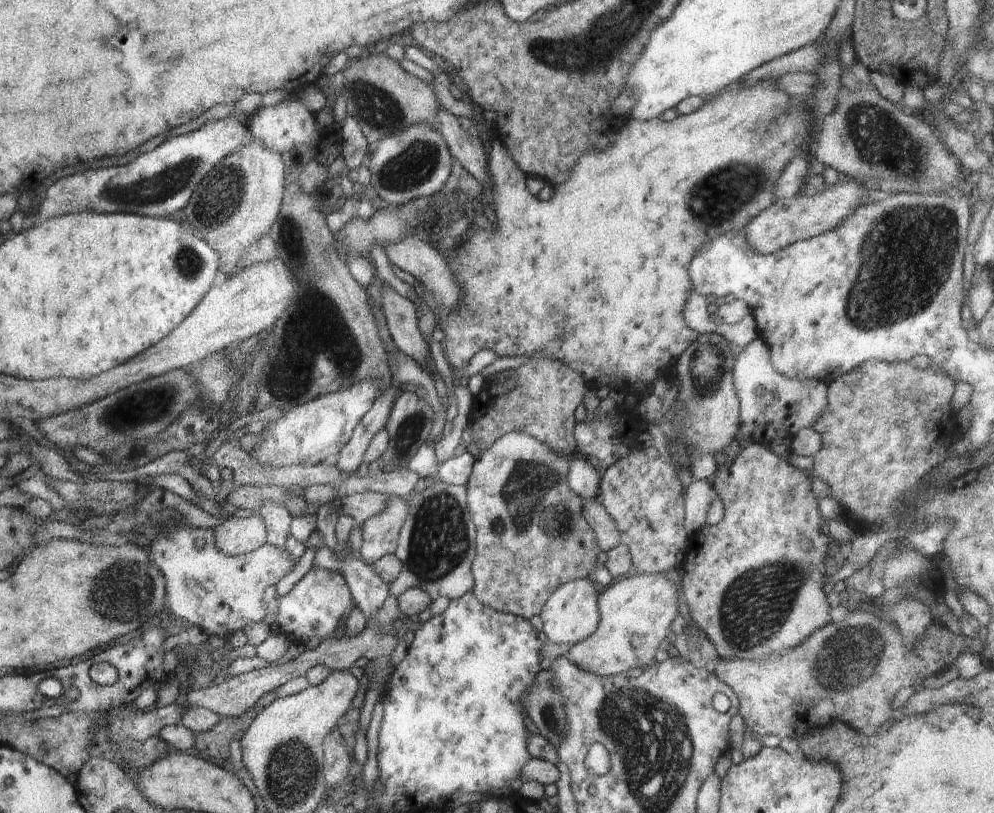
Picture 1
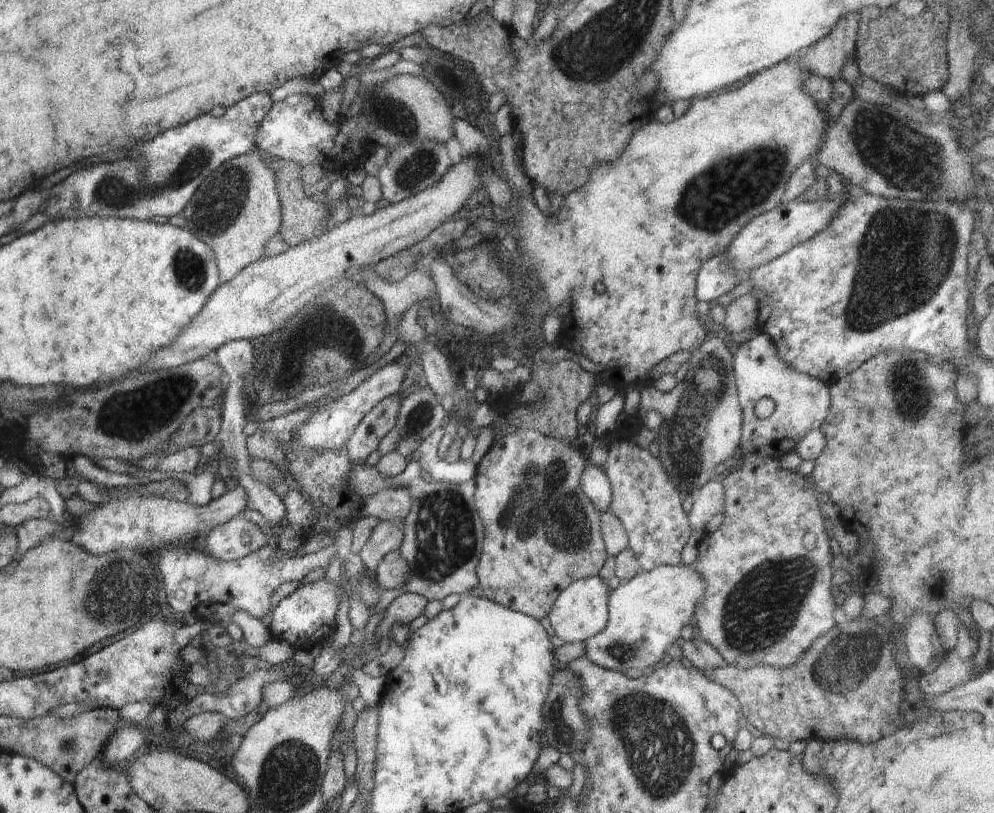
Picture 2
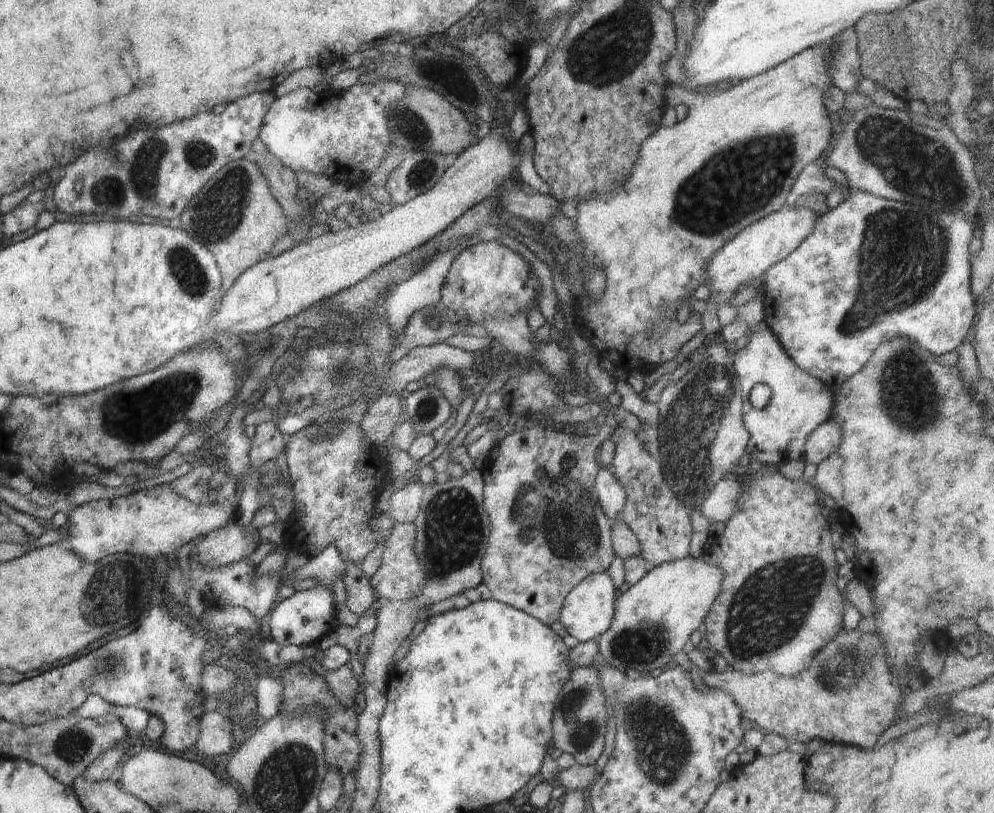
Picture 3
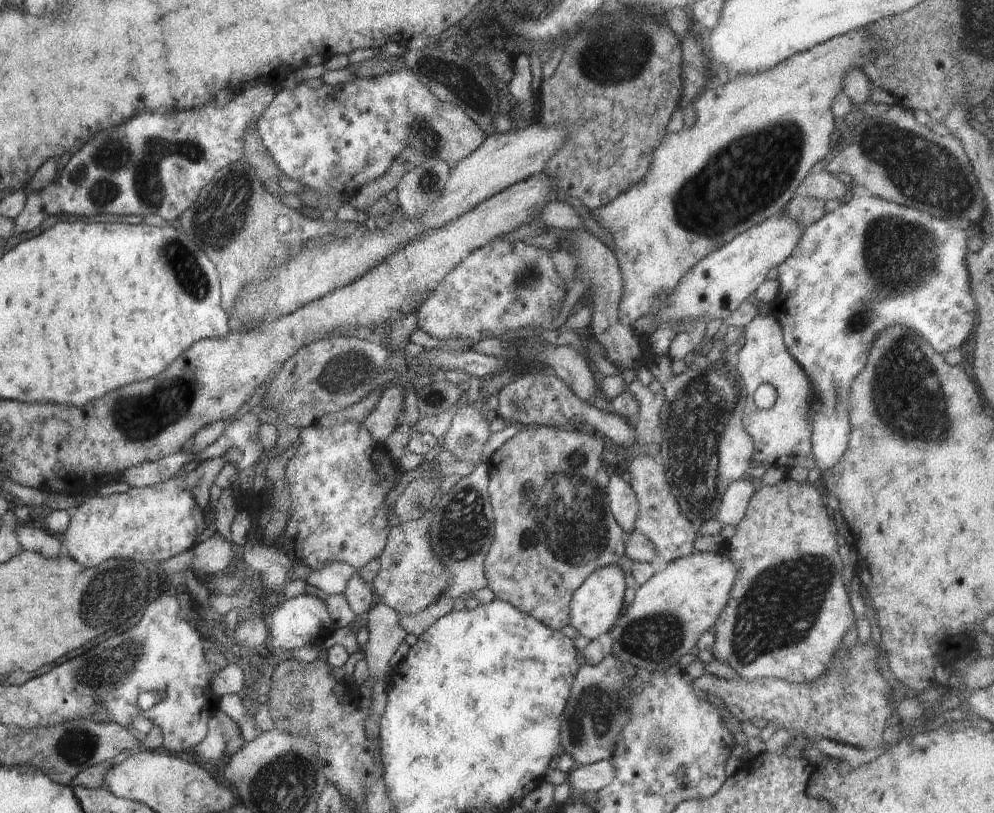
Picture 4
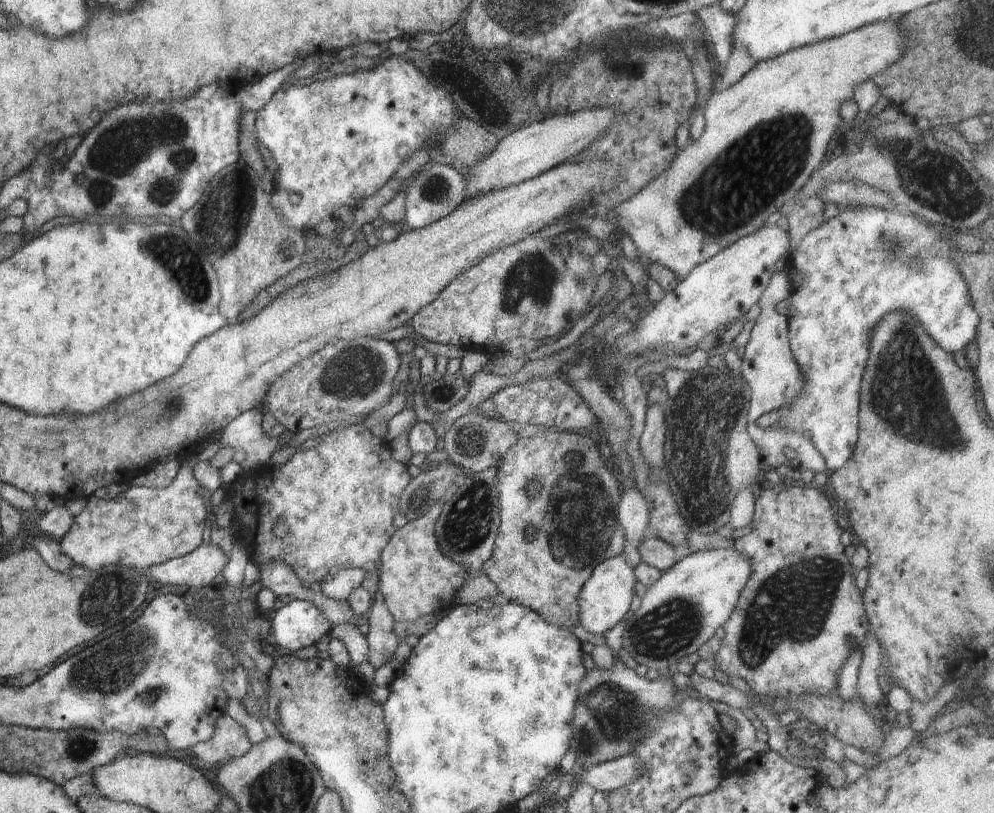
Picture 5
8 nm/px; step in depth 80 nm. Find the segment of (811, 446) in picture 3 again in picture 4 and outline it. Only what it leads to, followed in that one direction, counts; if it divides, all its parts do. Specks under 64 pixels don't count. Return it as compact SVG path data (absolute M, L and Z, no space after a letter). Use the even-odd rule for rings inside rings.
M872 195L852 197L852 200L841 205L834 212L826 213L820 220L814 222L803 230L801 240L792 251L792 254L782 264L779 264L773 272L773 276L779 282L779 294L773 300L769 308L769 312L779 320L781 329L783 330L783 339L790 353L790 356L806 370L806 374L810 376L810 380L814 382L814 388L818 392L818 402L814 404L814 412L811 412L811 445L815 456L815 463L821 471L825 471L834 466L840 456L846 452L848 440L850 440L850 420L848 420L848 412L850 412L850 386L852 380L856 378L858 372L862 372L862 368L866 366L866 358L868 358L868 350L876 338L878 332L882 332L886 326L892 324L902 324L902 328L910 329L919 334L928 345L941 355L945 355L956 348L964 348L965 342L970 336L977 323L978 313L974 306L974 299L970 293L970 279L968 269L966 268L965 256L967 255L967 239L970 231L957 223L948 222L948 220L933 217L927 212L906 208L893 202L873 197Z

